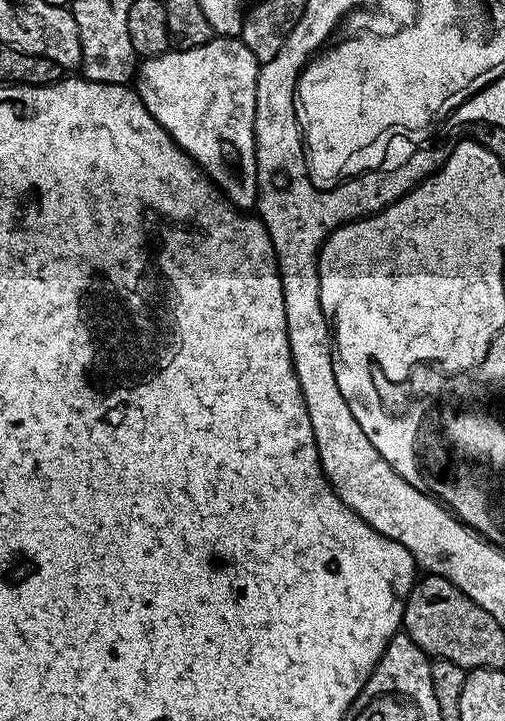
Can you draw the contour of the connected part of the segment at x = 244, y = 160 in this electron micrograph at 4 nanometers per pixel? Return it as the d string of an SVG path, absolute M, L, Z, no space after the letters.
M216 36L210 42L202 46L194 46L190 50L169 50L161 56L149 56L136 69L134 87L140 101L150 110L150 114L170 134L170 138L185 152L200 171L220 189L225 200L240 210L252 210L256 208L256 131L254 130L254 118L256 117L256 95L258 94L258 74L261 63L250 54L250 50L244 45L244 41L231 36Z

